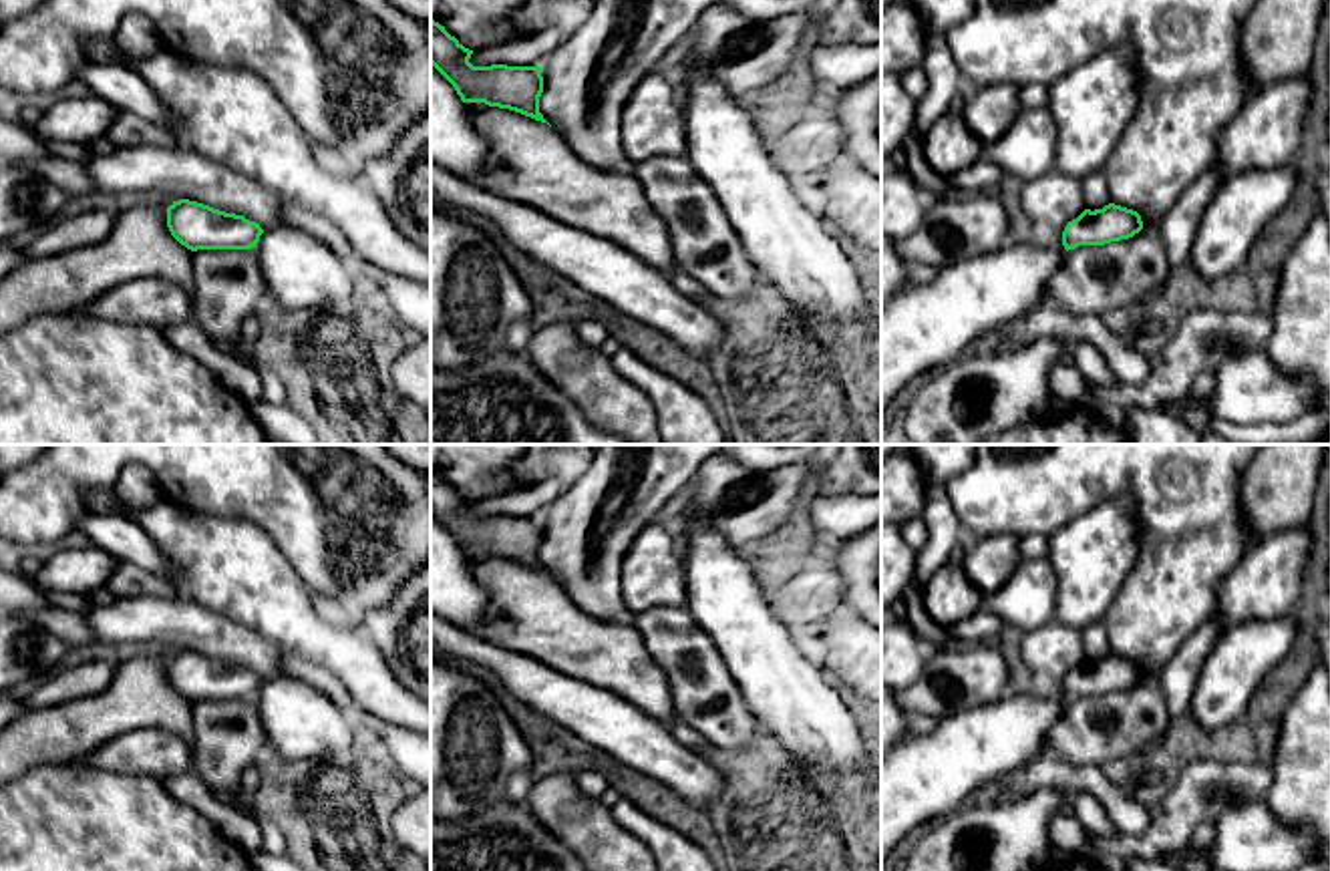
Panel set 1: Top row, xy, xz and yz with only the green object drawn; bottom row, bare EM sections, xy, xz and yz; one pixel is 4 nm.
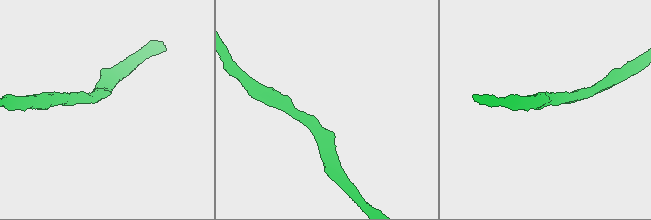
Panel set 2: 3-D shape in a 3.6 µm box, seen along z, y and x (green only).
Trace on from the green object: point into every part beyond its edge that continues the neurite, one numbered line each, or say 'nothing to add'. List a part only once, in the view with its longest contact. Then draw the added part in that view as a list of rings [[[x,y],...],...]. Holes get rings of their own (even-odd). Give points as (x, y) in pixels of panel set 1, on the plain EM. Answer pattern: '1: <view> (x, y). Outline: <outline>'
nothing to add

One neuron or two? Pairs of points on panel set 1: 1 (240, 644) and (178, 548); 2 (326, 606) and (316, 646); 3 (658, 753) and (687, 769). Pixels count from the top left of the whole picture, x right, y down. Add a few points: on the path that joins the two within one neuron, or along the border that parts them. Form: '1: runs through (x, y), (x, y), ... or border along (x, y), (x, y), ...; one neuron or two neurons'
1: border along (180, 594), (264, 636); two neurons
2: border along (306, 590), (312, 606), (326, 620), (341, 626); two neurons
3: runs through (664, 759), (681, 769); one neuron

